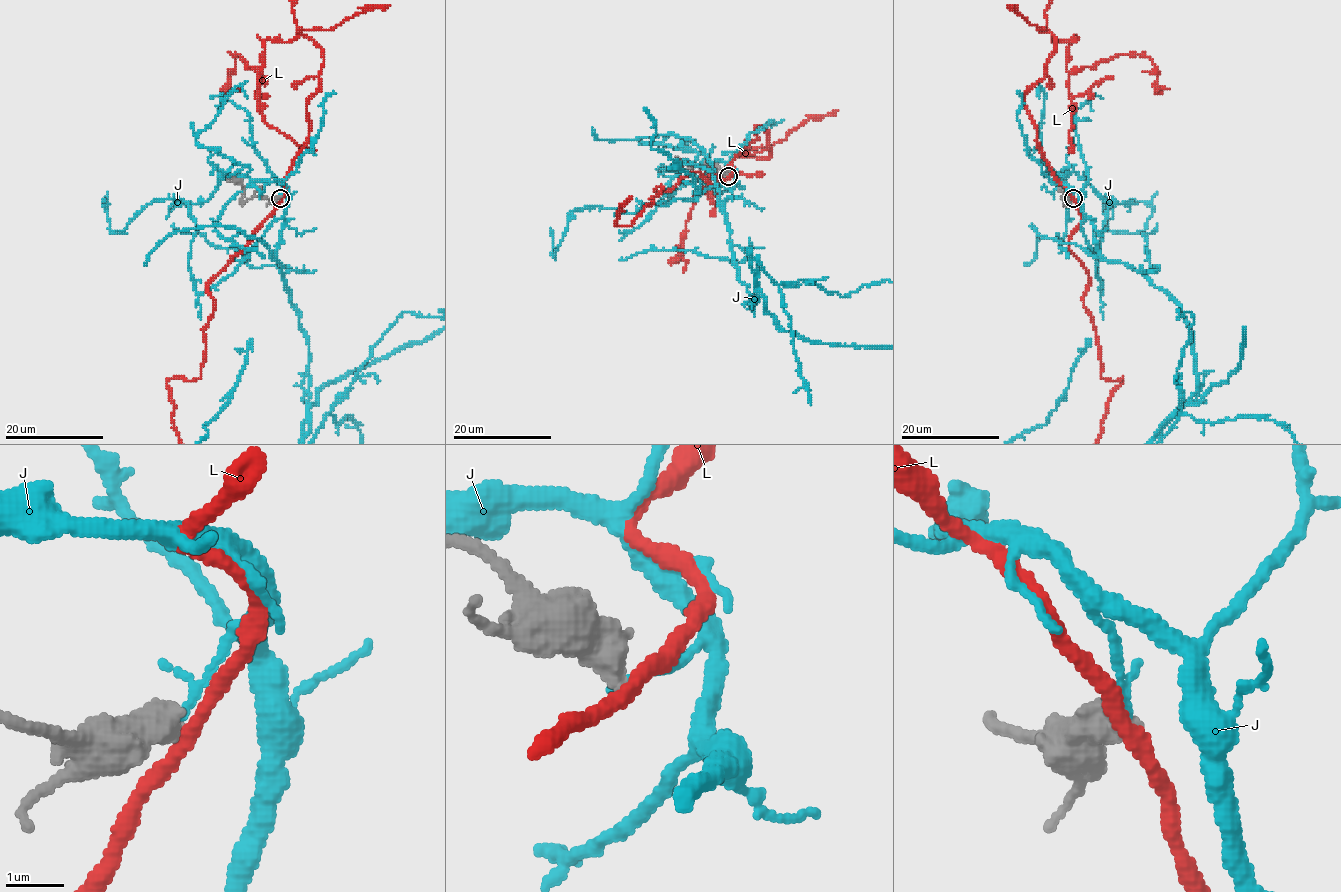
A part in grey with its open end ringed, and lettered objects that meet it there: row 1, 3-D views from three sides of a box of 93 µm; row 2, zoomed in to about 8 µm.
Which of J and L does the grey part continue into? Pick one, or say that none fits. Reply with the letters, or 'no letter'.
no letter

